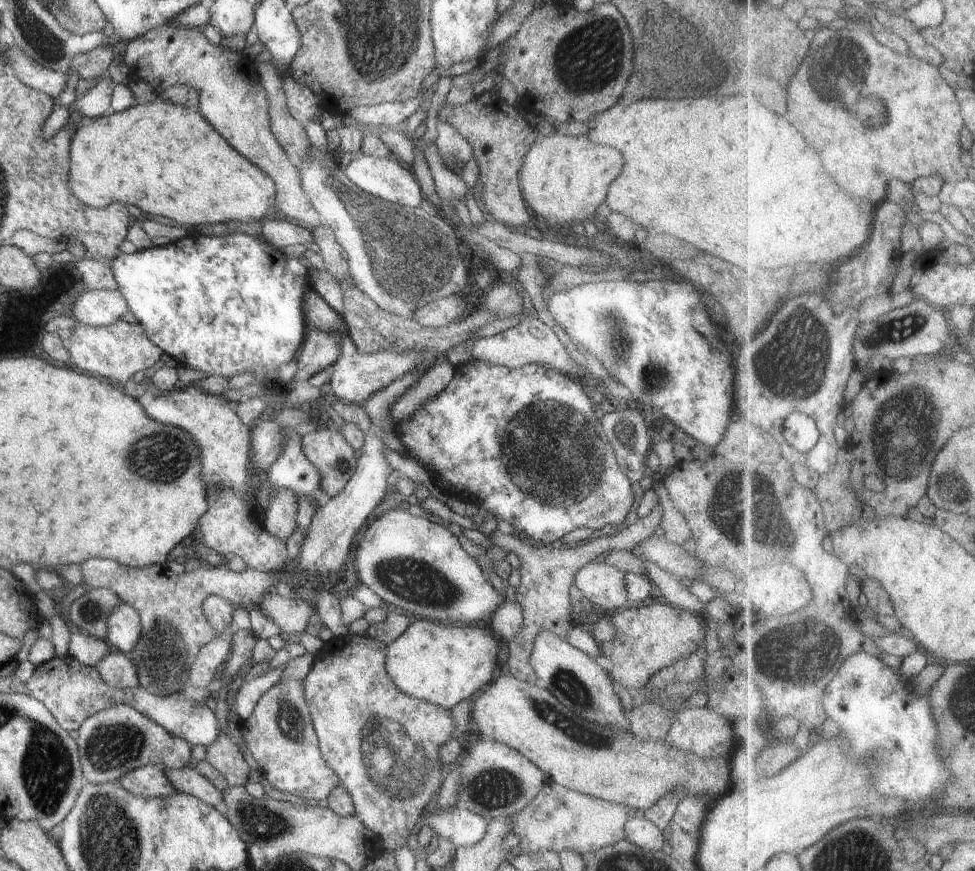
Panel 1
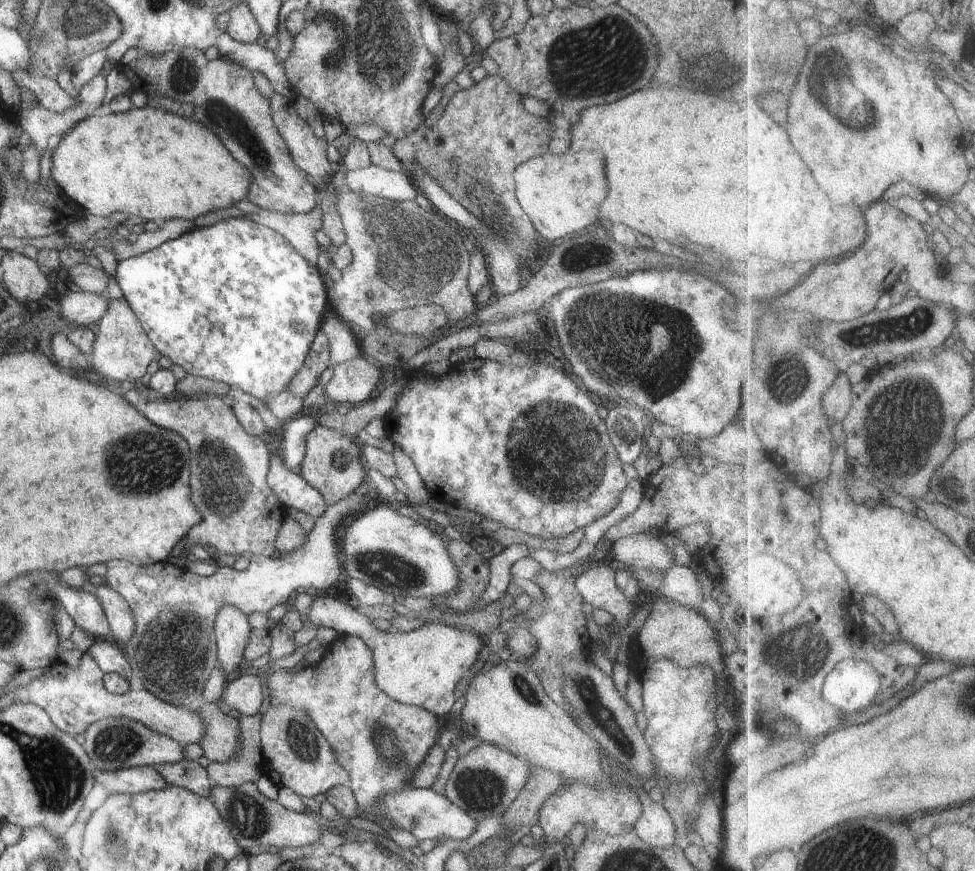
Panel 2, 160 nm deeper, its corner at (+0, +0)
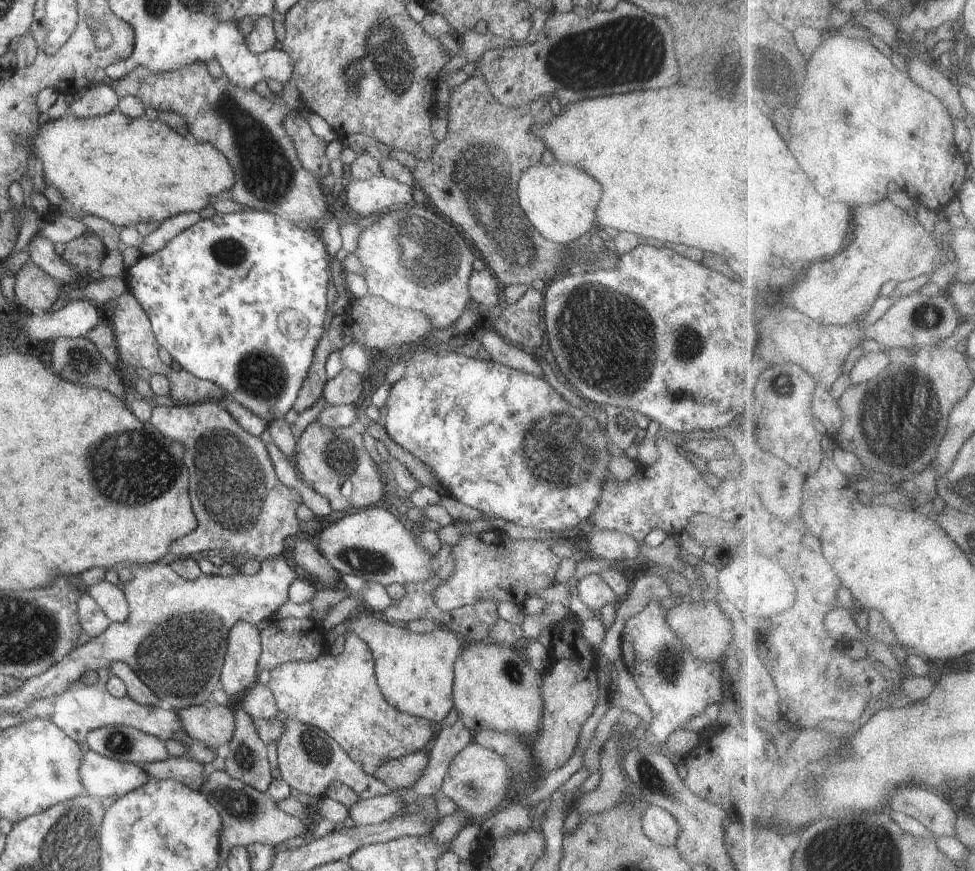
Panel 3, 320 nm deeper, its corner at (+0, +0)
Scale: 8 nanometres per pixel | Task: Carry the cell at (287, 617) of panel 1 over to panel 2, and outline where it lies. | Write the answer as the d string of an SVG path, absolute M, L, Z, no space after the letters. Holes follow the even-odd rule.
M327 594L314 600L309 619L313 626L334 628L338 635L361 638L372 651L375 686L391 699L403 705L414 705L434 713L437 717L451 712L455 703L454 688L465 671L476 662L484 648L482 638L472 629L452 625L424 624L413 631L380 630L355 609Z

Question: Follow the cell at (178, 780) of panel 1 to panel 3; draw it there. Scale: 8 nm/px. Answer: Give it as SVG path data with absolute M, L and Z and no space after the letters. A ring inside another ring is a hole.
M169 756L161 761L144 763L142 768L150 780L174 779L197 791L201 790L210 769L202 763L186 758L186 756Z

